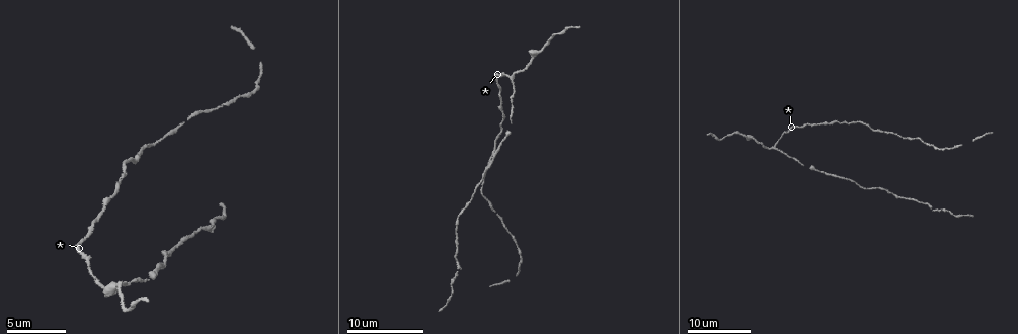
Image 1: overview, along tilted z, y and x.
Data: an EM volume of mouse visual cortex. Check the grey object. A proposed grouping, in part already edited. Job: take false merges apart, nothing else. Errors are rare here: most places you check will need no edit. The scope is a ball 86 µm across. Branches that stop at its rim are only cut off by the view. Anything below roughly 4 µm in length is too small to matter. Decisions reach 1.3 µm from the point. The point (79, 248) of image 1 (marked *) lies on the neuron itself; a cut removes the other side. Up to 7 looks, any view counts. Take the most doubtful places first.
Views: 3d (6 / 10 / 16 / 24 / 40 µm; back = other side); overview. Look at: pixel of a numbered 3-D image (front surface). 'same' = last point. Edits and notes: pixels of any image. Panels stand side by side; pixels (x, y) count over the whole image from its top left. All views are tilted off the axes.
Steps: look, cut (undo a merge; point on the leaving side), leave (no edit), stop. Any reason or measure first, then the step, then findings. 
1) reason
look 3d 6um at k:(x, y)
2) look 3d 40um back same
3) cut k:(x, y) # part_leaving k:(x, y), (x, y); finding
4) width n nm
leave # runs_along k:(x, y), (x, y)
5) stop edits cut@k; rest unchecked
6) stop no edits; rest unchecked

three-way junction
look 3d 16um at 1:(773, 149)

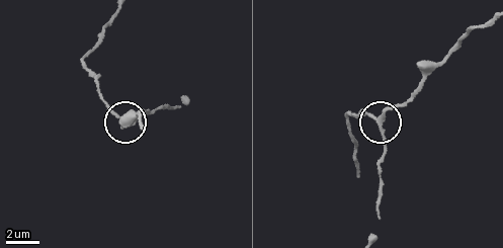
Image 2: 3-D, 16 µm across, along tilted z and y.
look 3d 6um at 2:(381, 123)

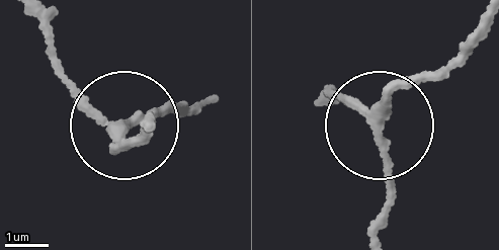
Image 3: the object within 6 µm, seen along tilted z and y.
leave # continuous, no second neuron

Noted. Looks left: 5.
narrows sharply
look 3d 16um at 1:(458, 273)

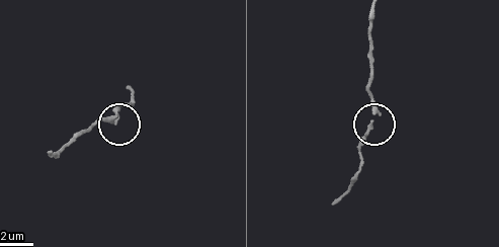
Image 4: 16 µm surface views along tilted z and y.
look 3d 10um at 4:(374, 119)

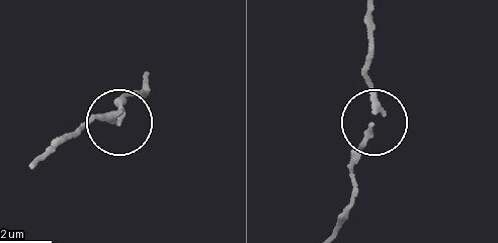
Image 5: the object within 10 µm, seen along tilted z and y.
width 200 nm
leave # runs_along 5:(34, 161), (75, 129), (100, 117), (120, 122), (123, 97); all the same neuron

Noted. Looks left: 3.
sudden change in width
look 3d 16um at 1:(118, 283)

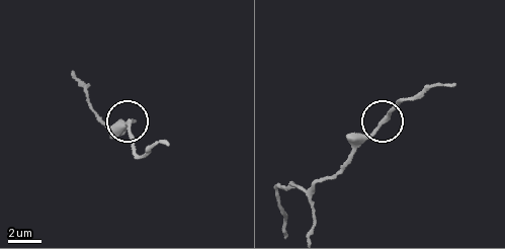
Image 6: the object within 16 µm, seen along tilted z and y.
look 3d 6um at 6:(129, 121)

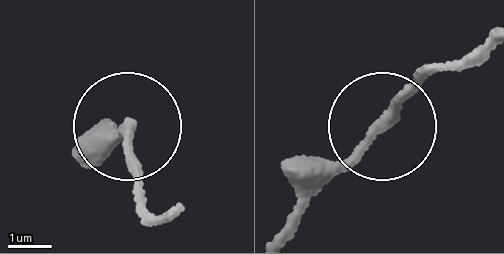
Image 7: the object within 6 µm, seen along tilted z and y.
leave # runs_along 7:(281, 227), (314, 181), (428, 81); one neuron here

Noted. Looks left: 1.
stop no edits; rest unchecked

